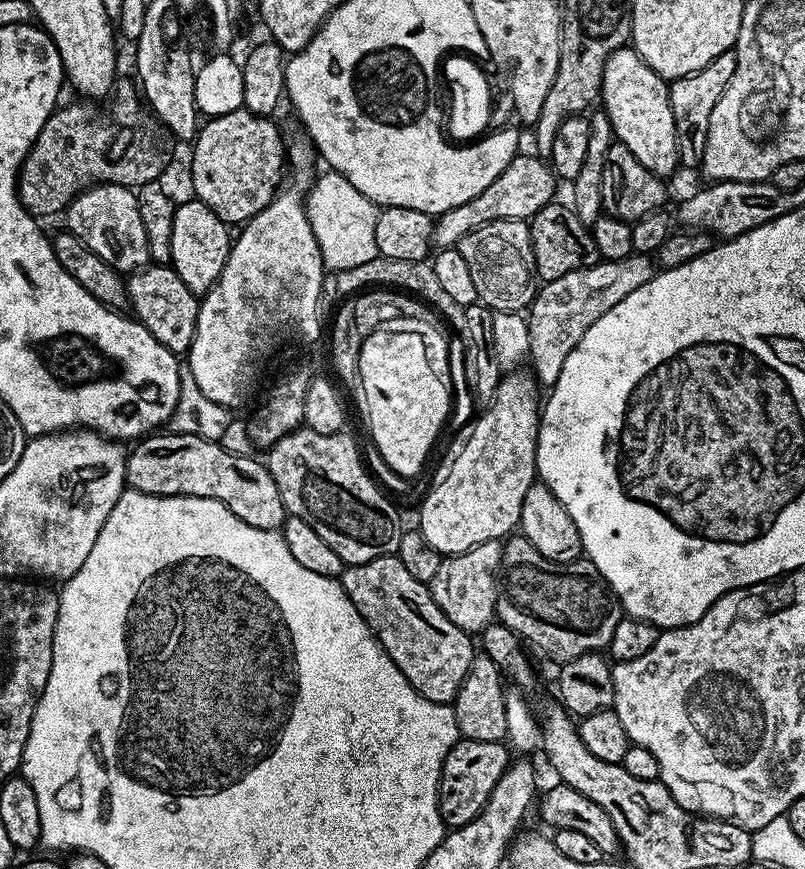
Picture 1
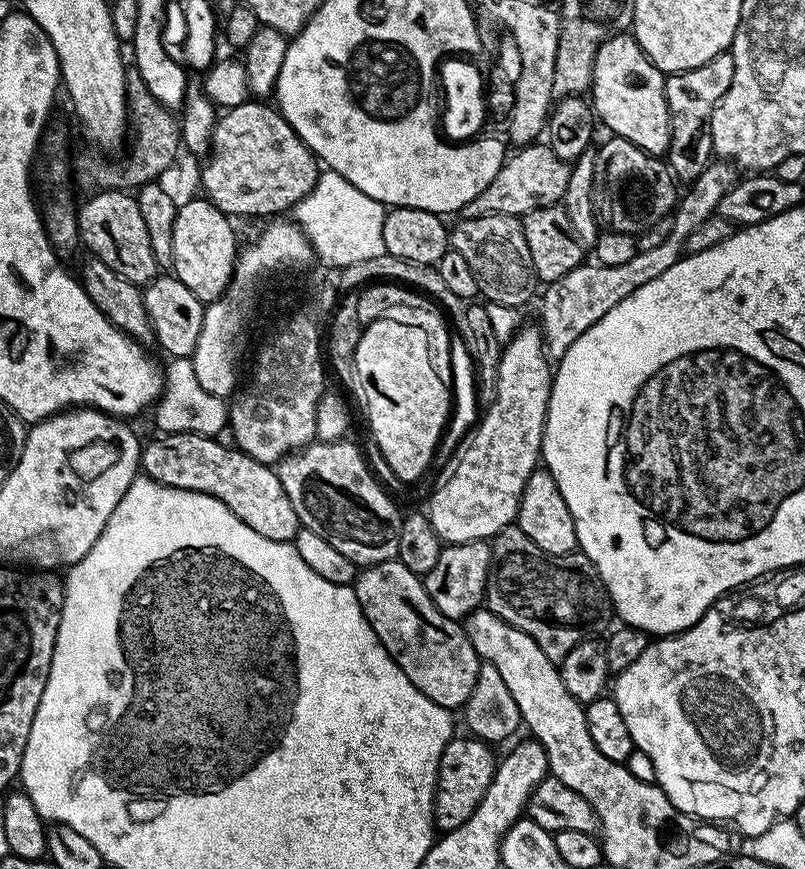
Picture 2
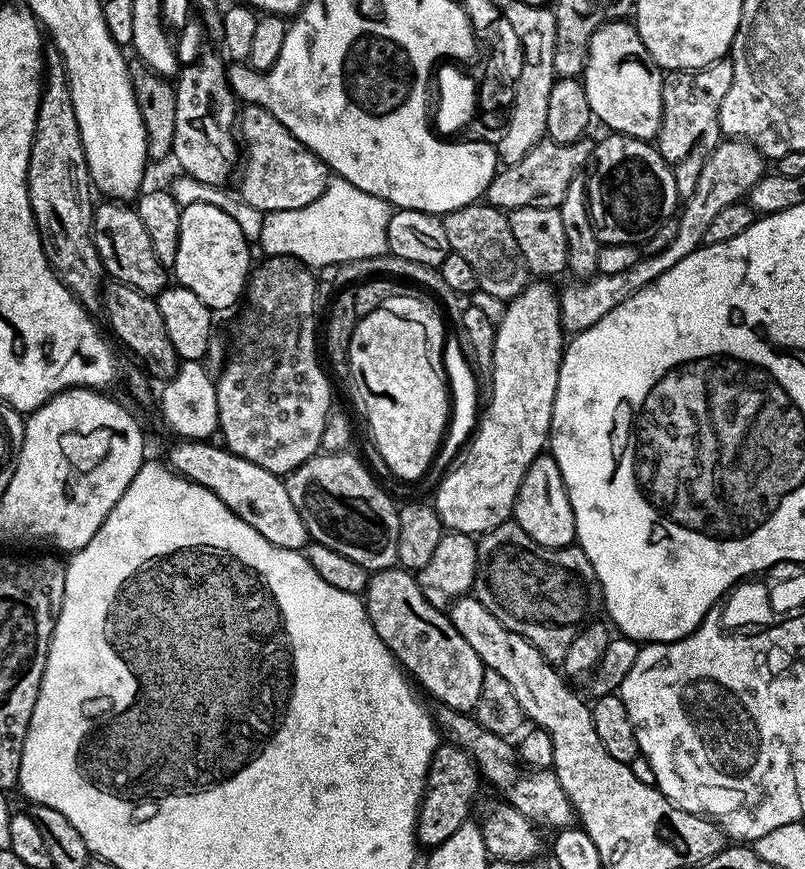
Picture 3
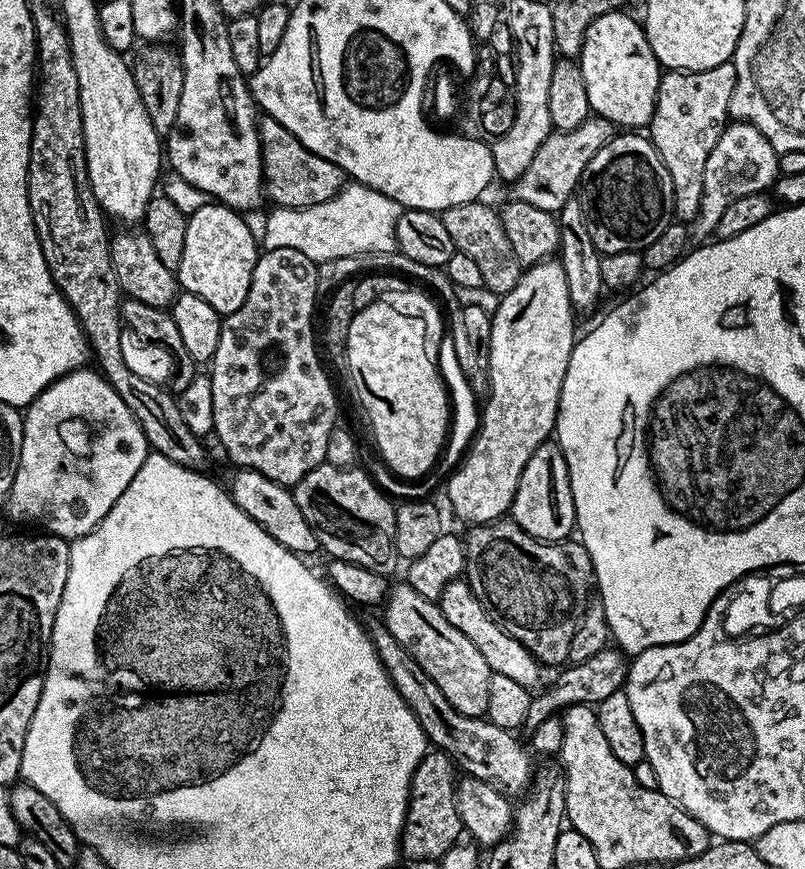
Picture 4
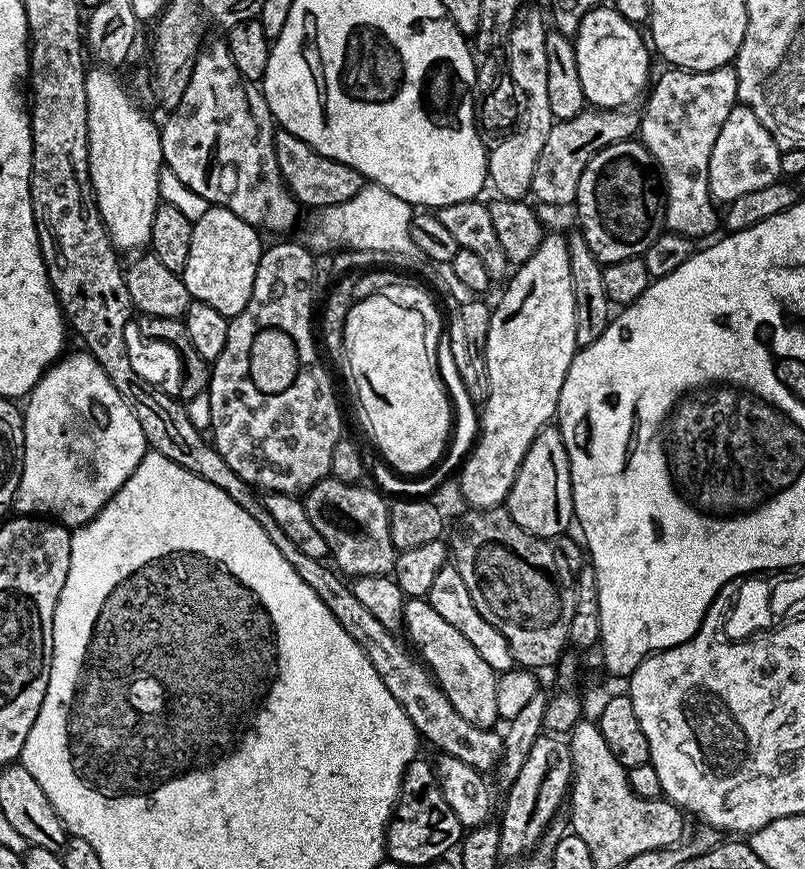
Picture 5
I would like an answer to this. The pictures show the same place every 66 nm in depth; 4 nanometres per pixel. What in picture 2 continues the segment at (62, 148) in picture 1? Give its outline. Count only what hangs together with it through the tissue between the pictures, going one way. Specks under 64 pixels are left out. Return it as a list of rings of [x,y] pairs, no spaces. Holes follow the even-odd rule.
[[[132,66],[124,73],[126,94],[128,95],[128,123],[130,125],[130,144],[128,160],[115,164],[112,160],[103,160],[100,156],[91,156],[84,152],[74,160],[74,184],[88,190],[139,190],[144,184],[156,182],[168,166],[174,162],[175,154],[181,145],[180,122],[173,109],[162,106],[150,90],[146,90],[146,82]]]

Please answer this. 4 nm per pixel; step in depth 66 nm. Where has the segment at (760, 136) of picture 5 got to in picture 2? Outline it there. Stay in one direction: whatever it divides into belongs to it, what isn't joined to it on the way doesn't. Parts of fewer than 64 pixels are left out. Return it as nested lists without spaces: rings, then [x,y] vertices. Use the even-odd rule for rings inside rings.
[[[713,162],[708,165],[708,169],[698,177],[691,185],[692,192],[688,192],[679,197],[678,203],[671,213],[672,233],[670,238],[666,238],[666,242],[661,242],[658,246],[654,246],[654,250],[638,250],[634,254],[634,258],[630,258],[630,262],[622,262],[622,266],[606,266],[595,262],[585,262],[580,267],[570,270],[570,274],[566,274],[562,278],[558,278],[553,284],[547,285],[543,289],[540,300],[540,321],[538,327],[544,334],[544,346],[552,358],[559,358],[566,354],[566,350],[570,350],[570,346],[574,346],[574,342],[578,342],[578,338],[582,338],[582,334],[586,330],[590,330],[590,326],[594,326],[594,322],[598,322],[598,318],[602,318],[602,314],[606,314],[606,310],[614,310],[614,306],[618,306],[618,302],[622,302],[622,298],[630,298],[630,294],[634,294],[634,290],[638,290],[638,286],[646,286],[646,282],[651,282],[653,278],[659,278],[664,271],[670,270],[670,266],[674,266],[685,255],[684,243],[686,238],[690,238],[690,234],[698,227],[702,226],[702,222],[706,222],[706,218],[713,215],[717,211],[722,198],[726,197],[728,191],[735,187],[738,181],[738,172],[731,163]]]

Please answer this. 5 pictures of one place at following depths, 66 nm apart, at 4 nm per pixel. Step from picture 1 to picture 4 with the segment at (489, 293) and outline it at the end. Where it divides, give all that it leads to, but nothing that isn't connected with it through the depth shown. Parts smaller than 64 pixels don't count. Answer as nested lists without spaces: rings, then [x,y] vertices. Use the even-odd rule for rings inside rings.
[[[471,200],[458,206],[450,206],[439,213],[439,218],[456,244],[456,250],[466,254],[478,266],[484,287],[501,297],[514,290],[522,266],[518,262],[518,257],[514,255],[510,242],[506,239],[506,230],[502,230],[499,211],[484,203],[480,200]]]

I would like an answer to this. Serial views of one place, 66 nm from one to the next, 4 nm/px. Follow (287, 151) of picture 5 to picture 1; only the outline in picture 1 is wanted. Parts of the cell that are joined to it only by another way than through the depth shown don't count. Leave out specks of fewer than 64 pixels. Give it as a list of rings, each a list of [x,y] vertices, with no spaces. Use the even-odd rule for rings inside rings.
[[[245,107],[230,114],[205,119],[201,123],[193,148],[195,199],[202,201],[219,220],[229,226],[243,226],[276,197],[286,176],[286,140],[280,128],[268,116],[259,116]]]

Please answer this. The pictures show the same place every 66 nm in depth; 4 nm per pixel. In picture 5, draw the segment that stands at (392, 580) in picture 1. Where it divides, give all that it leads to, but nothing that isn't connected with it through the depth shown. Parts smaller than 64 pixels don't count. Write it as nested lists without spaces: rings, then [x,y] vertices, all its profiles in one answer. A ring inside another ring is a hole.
[[[408,598],[404,601],[404,627],[408,632],[406,640],[414,649],[425,668],[436,677],[437,684],[450,698],[450,706],[466,718],[466,722],[474,722],[474,726],[483,728],[496,728],[500,720],[500,707],[498,706],[498,686],[496,685],[497,673],[478,654],[446,618],[438,615],[438,610],[430,606],[427,599]]]

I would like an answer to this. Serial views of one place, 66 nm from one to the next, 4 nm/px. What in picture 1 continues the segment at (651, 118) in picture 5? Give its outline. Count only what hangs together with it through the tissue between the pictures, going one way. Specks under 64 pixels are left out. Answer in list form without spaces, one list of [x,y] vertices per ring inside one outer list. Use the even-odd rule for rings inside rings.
[[[729,50],[718,58],[714,58],[702,70],[671,81],[668,89],[668,101],[670,102],[670,110],[674,114],[678,154],[680,155],[680,164],[683,167],[699,169],[703,165],[704,151],[710,130],[710,114],[714,110],[722,90],[726,90],[730,78],[734,78],[735,71],[736,53]]]

